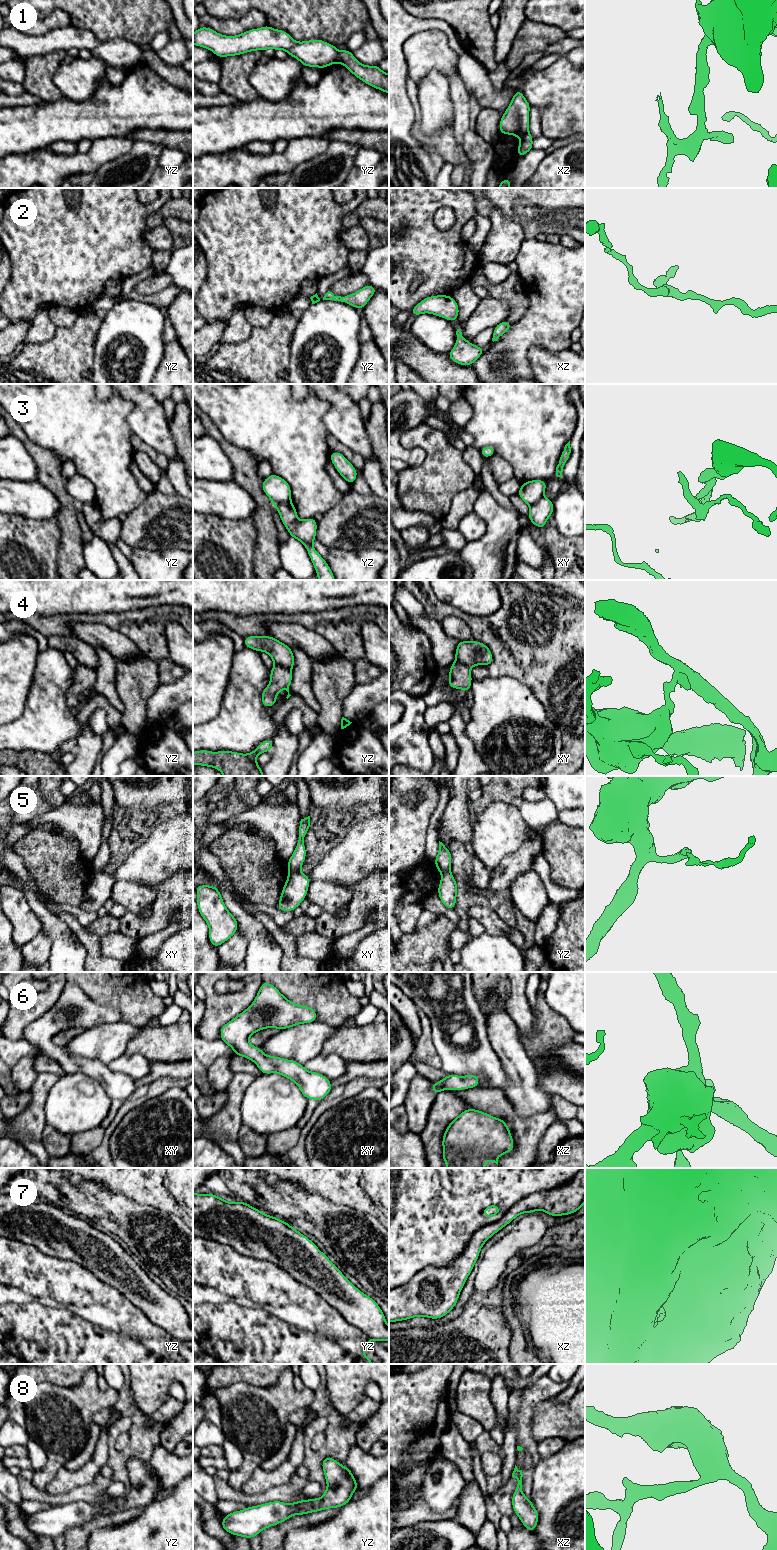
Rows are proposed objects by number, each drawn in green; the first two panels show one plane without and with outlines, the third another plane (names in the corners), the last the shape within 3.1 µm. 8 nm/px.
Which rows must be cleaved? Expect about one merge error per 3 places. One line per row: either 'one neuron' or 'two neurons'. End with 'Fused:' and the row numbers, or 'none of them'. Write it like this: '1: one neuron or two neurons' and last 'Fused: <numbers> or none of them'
1: two neurons
2: one neuron
3: two neurons
4: one neuron
5: two neurons
6: one neuron
7: two neurons
8: one neuron
Fused: 1, 3, 5, 7

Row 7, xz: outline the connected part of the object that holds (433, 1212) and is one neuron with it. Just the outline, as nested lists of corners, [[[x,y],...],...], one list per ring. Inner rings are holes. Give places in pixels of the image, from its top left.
[[[389,1168],[389,1289],[396,1288],[408,1283],[418,1272],[427,1266],[447,1266],[463,1252],[467,1242],[477,1230],[484,1227],[485,1225],[496,1222],[508,1209],[510,1209],[514,1204],[518,1203],[522,1198],[532,1193],[553,1189],[567,1183],[580,1169],[581,1168]],[[492,1206],[499,1207],[500,1211],[497,1214],[485,1217],[483,1212]]]

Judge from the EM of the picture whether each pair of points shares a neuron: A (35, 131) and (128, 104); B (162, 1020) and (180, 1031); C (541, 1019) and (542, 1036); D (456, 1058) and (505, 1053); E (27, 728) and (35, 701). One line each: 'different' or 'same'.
A: same
B: different
C: same
D: different
E: same

